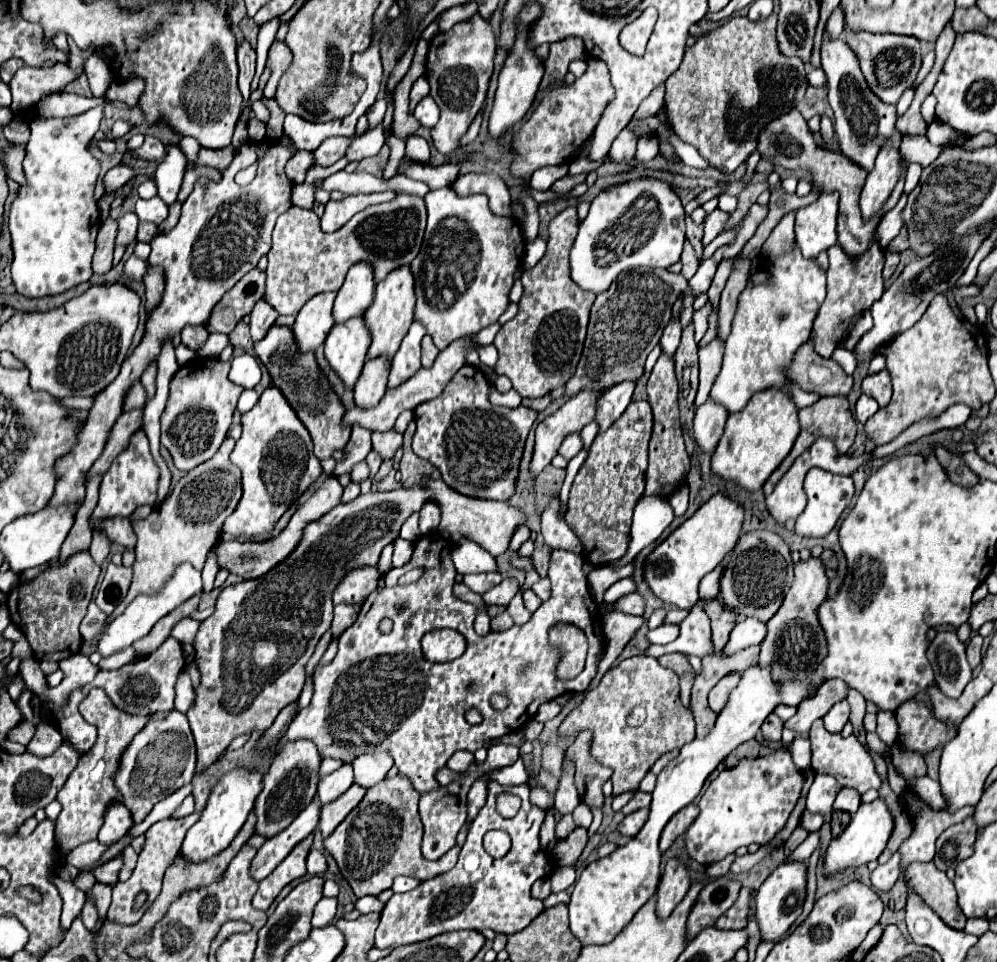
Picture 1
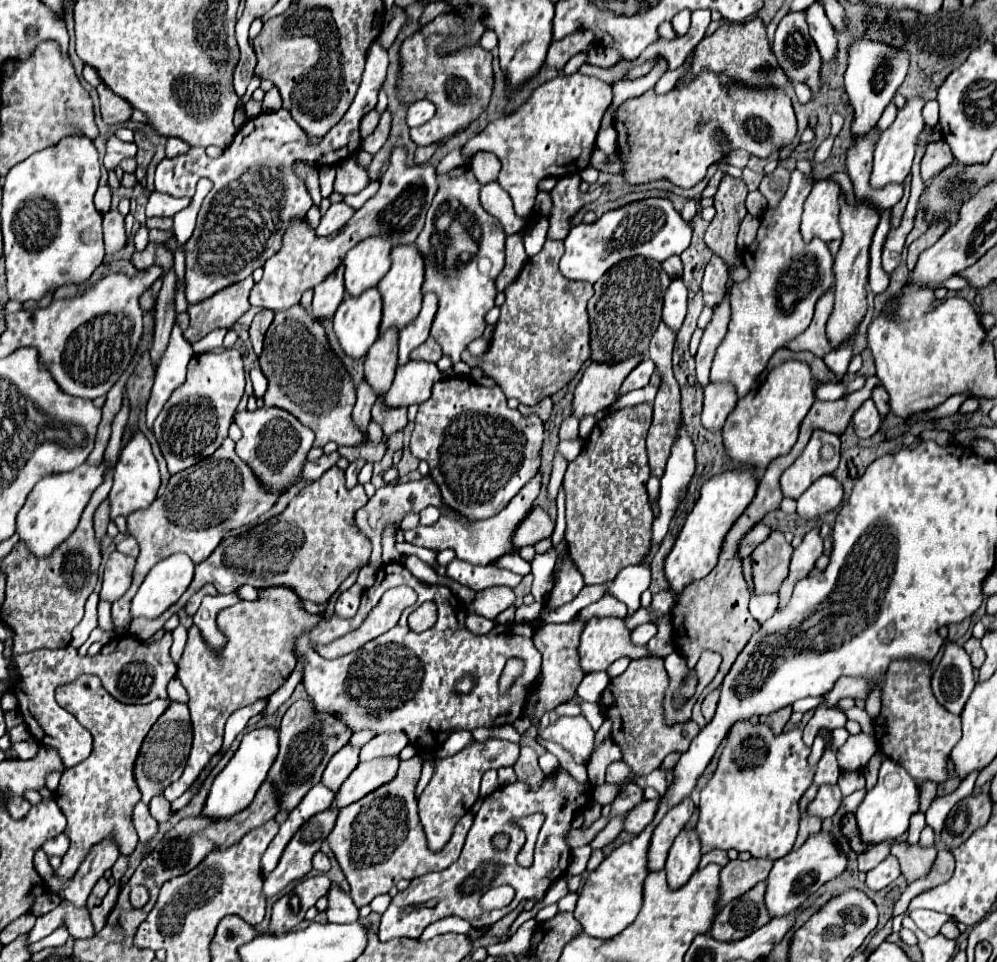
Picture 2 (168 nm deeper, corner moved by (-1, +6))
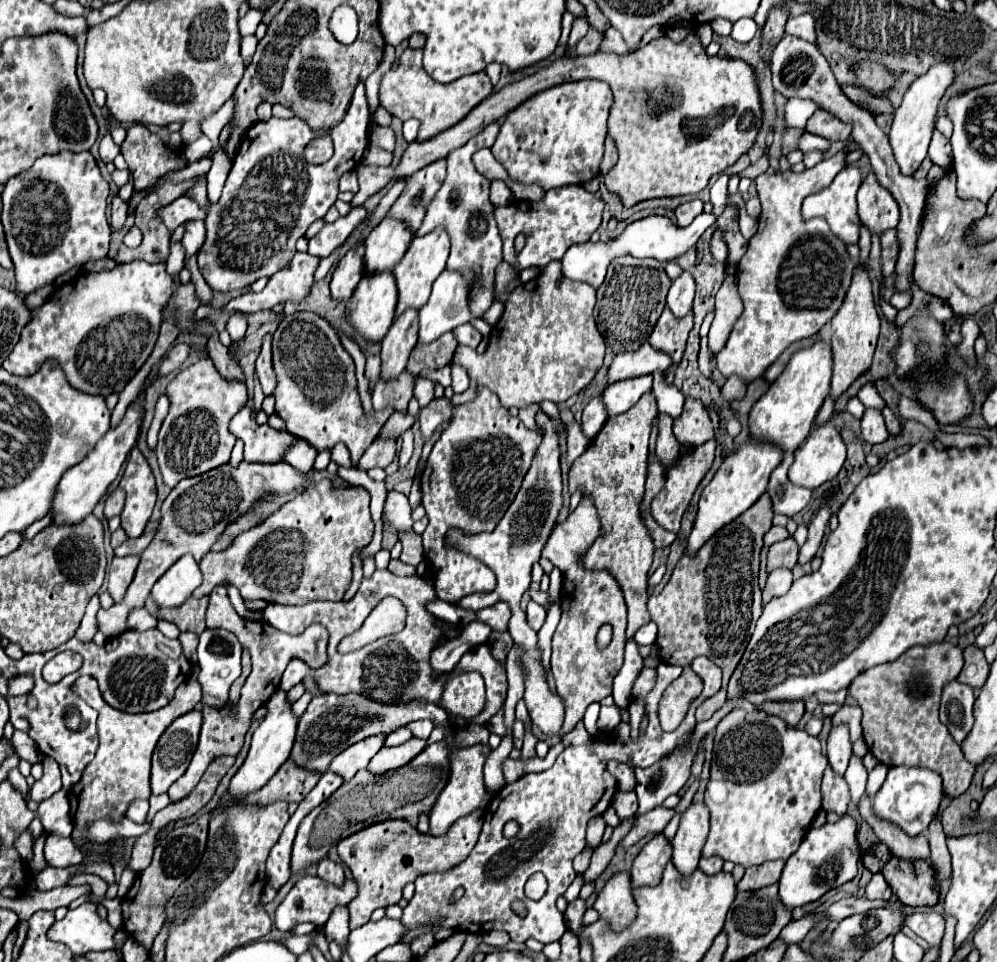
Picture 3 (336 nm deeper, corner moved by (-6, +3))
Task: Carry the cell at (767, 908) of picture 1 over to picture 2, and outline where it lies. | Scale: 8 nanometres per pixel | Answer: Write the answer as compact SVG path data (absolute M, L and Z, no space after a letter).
M819 832L807 838L807 842L799 850L791 850L781 860L775 860L765 890L765 906L767 912L775 916L787 916L795 912L813 892L817 892L827 880L839 876L847 868L847 858L839 852L833 834Z

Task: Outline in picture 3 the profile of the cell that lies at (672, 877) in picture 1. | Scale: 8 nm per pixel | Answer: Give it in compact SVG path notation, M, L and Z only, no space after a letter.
M692 803L680 817L678 831L672 839L672 861L684 875L698 869L698 859L708 837L708 819L708 807L704 803Z

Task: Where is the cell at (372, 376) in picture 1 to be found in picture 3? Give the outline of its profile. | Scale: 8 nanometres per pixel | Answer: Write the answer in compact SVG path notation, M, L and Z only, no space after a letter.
M406 309L394 319L388 335L382 341L382 377L394 379L406 369L410 351L418 343L418 311Z

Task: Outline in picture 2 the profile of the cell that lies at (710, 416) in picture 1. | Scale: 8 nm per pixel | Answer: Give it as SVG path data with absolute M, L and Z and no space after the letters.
M709 384L705 388L705 404L701 422L707 430L721 430L727 414L735 408L737 394L729 384Z

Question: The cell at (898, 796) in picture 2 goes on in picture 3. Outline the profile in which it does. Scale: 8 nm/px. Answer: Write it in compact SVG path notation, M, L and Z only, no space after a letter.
M890 767L882 789L874 797L874 813L878 813L878 817L886 817L886 821L894 821L896 825L902 825L902 829L906 829L906 833L914 837L928 829L934 815L938 813L942 797L944 797L942 777L932 769Z

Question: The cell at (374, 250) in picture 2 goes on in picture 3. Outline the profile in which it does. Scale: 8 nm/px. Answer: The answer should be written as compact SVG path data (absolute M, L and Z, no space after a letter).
M384 217L366 239L366 273L394 269L414 239L410 227L394 217Z

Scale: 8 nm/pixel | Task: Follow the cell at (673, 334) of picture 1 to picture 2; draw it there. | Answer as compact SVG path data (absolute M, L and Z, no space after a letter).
M675 278L665 292L665 304L663 304L663 322L673 330L679 332L683 318L687 314L687 288L681 282L681 278Z

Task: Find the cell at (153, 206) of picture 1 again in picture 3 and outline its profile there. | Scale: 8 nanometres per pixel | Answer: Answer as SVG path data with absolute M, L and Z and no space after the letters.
M180 197L174 203L166 205L160 209L160 217L164 221L164 225L174 231L178 225L182 225L184 221L194 221L194 219L204 219L206 217L206 209L202 209L192 197Z

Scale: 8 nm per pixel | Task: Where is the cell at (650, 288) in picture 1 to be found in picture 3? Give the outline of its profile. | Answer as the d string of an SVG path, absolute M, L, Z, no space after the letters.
M632 255L612 259L604 283L596 289L594 317L598 331L614 353L634 351L648 341L654 321L658 321L666 307L666 293L670 285L672 281L668 279L662 263L654 259L636 259Z

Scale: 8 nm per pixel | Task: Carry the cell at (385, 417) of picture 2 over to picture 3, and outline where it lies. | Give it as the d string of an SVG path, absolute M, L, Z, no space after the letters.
M402 371L400 377L396 379L378 379L372 391L372 405L374 409L384 409L384 407L394 407L396 411L406 413L408 411L408 401L412 399L414 391L414 375L408 371Z

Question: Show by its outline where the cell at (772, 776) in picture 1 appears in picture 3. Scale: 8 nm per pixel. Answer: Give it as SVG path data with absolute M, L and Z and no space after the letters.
M732 709L716 727L714 751L710 763L710 781L706 787L704 803L710 809L710 833L704 845L704 857L722 857L734 865L752 867L764 861L788 859L808 833L816 813L820 811L820 781L828 767L828 759L820 751L820 741L810 737L804 729L788 727L780 717L768 715L762 709L746 713L744 709Z

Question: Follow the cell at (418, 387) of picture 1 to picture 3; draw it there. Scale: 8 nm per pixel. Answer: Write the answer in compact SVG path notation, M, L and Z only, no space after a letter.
M416 379L416 389L414 389L414 395L416 399L420 401L420 407L426 407L430 401L435 397L434 395L434 383L428 381L428 379Z

